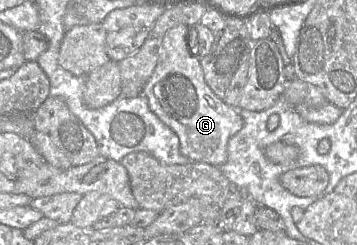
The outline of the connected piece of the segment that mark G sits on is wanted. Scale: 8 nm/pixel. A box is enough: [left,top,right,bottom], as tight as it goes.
[142,25,244,167]

